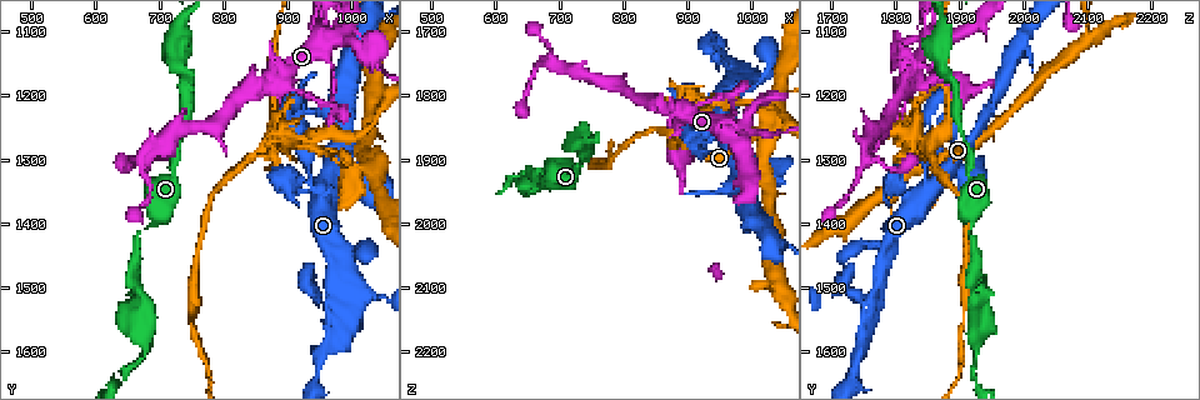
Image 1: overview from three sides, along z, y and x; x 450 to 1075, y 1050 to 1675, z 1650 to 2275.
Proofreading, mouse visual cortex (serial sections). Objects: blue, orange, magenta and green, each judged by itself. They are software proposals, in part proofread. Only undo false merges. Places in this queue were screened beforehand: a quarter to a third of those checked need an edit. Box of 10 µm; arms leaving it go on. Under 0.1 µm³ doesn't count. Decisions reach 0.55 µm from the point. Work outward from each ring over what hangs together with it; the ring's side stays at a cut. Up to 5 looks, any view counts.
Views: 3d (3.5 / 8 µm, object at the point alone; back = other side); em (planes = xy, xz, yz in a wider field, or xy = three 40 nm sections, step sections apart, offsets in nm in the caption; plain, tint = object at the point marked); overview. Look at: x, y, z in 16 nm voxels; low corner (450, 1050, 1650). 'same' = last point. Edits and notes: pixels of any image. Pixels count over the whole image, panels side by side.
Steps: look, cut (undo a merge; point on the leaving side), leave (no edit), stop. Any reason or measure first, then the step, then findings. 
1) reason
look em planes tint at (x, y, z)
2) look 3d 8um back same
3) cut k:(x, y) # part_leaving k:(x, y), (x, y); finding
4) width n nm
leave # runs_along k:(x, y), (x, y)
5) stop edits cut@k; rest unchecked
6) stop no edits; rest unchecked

sharp bend
look 3d 8um at (985, 1095, 1860)

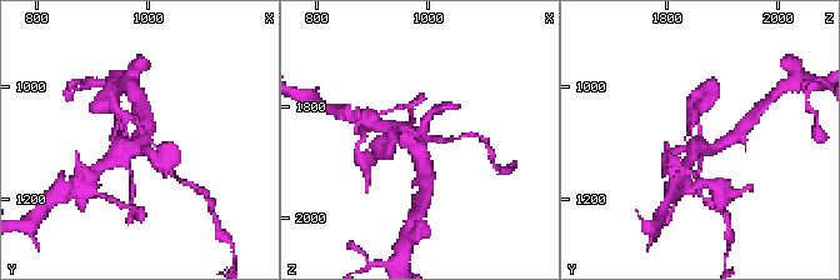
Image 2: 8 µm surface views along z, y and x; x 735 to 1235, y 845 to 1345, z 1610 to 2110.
look 3d 3.5um same

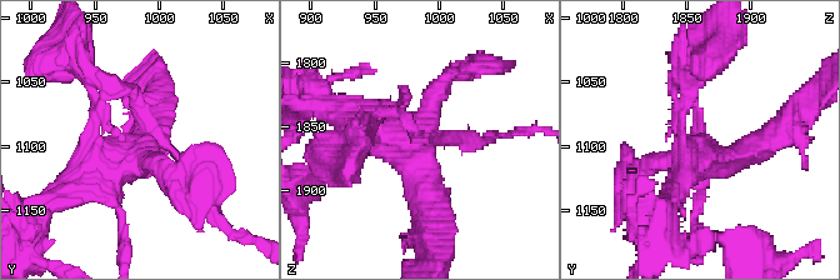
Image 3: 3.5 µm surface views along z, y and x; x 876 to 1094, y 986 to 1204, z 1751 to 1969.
cut 3:(104, 84) # part_leaving 3:(439, 138), (485, 141), (516, 131); two cells meet here

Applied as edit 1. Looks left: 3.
abrupt turn
look 3d 3.5um at (1000, 1310, 1870)

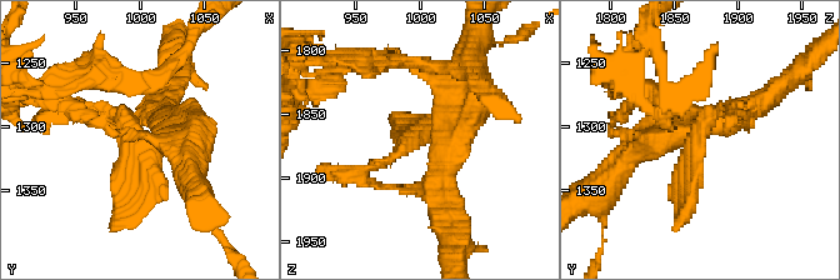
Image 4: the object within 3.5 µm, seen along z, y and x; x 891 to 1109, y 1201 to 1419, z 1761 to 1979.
look em xy step 2 tint at (1004, 1310, 1868)

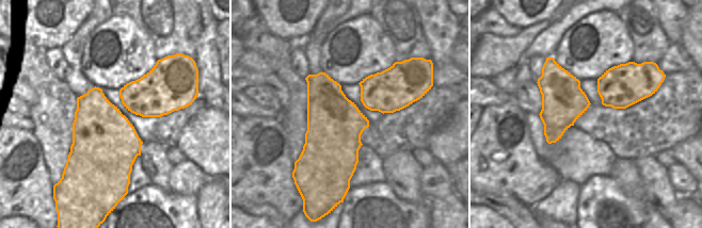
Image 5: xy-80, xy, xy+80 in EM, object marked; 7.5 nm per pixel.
leave # runs_along 4:(359, 173), (451, 119), (428, 78); all the same cell

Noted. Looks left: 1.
stop edits cut@3; rest unchecked

